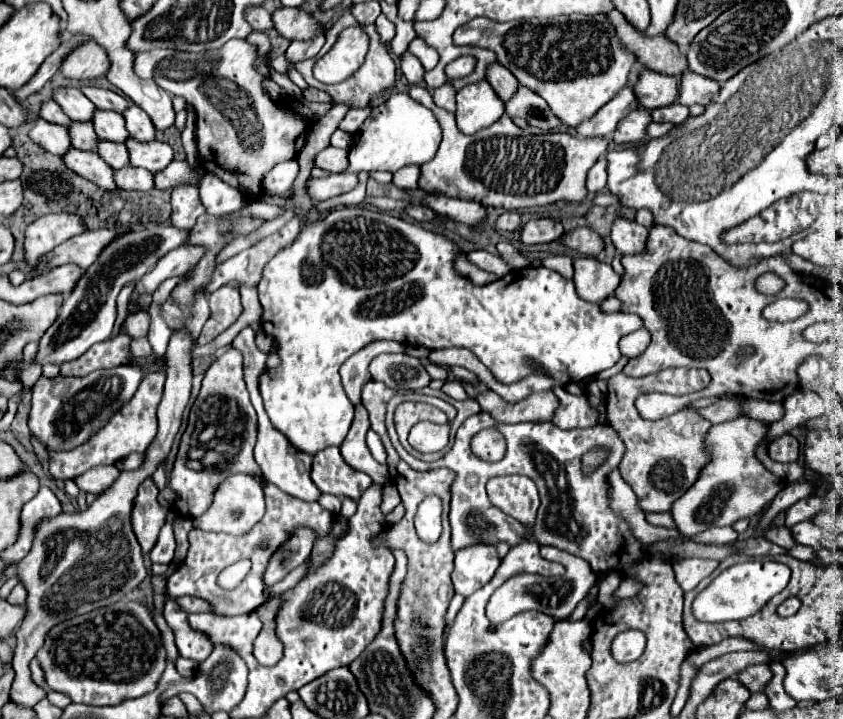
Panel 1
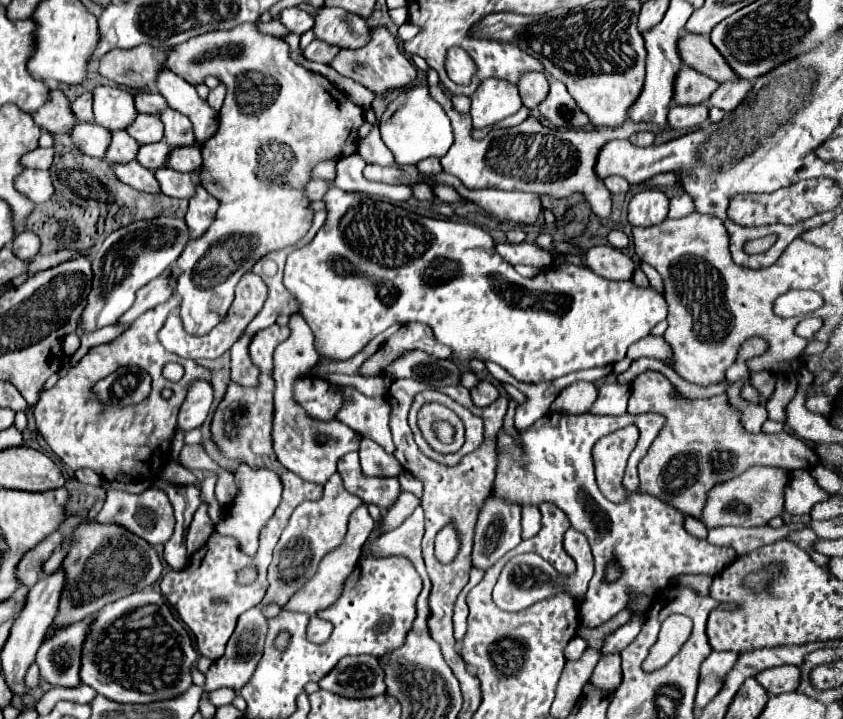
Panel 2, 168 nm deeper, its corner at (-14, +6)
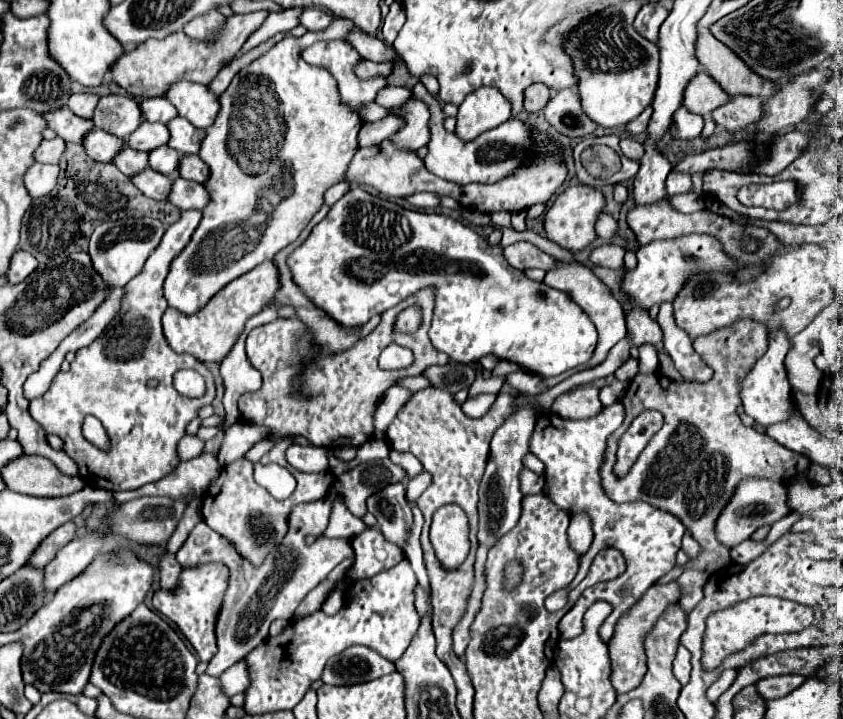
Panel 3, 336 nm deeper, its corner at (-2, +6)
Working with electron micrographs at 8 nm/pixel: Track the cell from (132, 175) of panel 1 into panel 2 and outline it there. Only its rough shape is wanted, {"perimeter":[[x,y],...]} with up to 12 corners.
{"perimeter":[[170,167],[154,171],[164,195],[192,197],[194,181]]}

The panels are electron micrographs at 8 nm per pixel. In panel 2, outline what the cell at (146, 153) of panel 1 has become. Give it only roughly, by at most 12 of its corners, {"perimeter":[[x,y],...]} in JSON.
{"perimeter":[[174,147],[168,167],[192,173],[202,165],[200,147]]}

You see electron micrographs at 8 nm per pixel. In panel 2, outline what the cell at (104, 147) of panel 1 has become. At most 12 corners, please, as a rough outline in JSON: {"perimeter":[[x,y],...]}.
{"perimeter":[[164,141],[140,145],[136,161],[154,169],[166,165],[168,147]]}

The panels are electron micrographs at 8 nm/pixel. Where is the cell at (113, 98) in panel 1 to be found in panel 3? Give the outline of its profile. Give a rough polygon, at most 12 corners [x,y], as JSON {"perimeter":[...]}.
{"perimeter":[[144,99],[146,121],[168,123],[178,109],[166,99]]}

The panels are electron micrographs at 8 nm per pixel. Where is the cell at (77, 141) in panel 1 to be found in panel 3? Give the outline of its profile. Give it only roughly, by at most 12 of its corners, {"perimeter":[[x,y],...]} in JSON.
{"perimeter":[[124,147],[114,165],[128,177],[148,169],[148,153]]}

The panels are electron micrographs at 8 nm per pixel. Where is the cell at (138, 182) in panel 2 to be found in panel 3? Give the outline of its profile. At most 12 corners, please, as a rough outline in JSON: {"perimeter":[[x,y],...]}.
{"perimeter":[[154,171],[132,177],[136,187],[166,201],[172,179]]}

